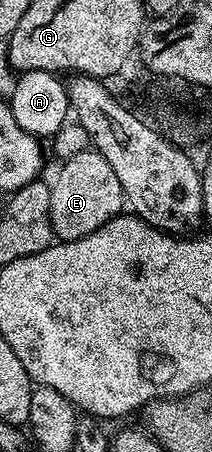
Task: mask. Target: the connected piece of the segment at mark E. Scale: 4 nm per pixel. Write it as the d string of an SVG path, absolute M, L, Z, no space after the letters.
M93 149L86 150L65 160L59 176L51 183L51 230L59 241L80 239L101 229L101 225L116 219L125 207L121 181L117 181L109 161L105 161L105 157Z

